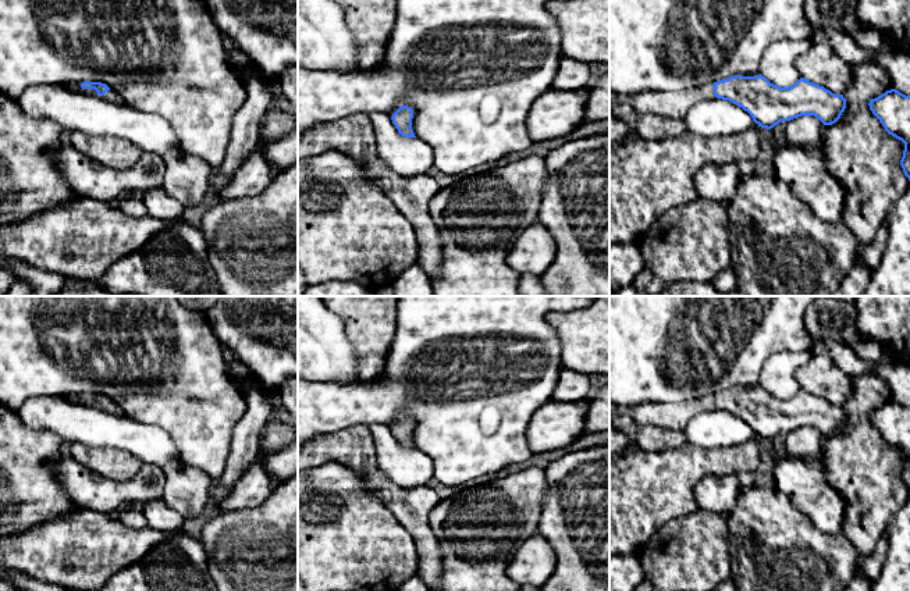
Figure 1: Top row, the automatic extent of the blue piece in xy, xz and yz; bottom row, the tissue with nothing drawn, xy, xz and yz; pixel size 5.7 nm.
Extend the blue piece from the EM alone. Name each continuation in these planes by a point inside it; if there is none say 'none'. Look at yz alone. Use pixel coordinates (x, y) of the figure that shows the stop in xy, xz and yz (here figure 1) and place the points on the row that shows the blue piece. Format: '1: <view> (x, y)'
1: yz (671, 104)

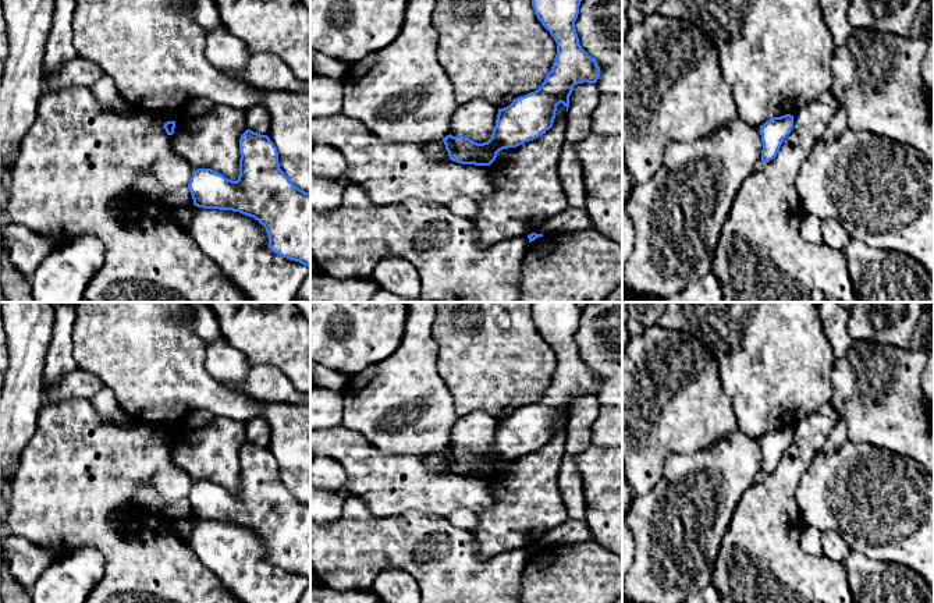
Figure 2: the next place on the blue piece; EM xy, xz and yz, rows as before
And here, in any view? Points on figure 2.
none

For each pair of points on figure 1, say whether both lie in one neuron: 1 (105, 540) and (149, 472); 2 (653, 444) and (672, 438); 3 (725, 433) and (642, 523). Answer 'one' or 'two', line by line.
1: two
2: one
3: two

